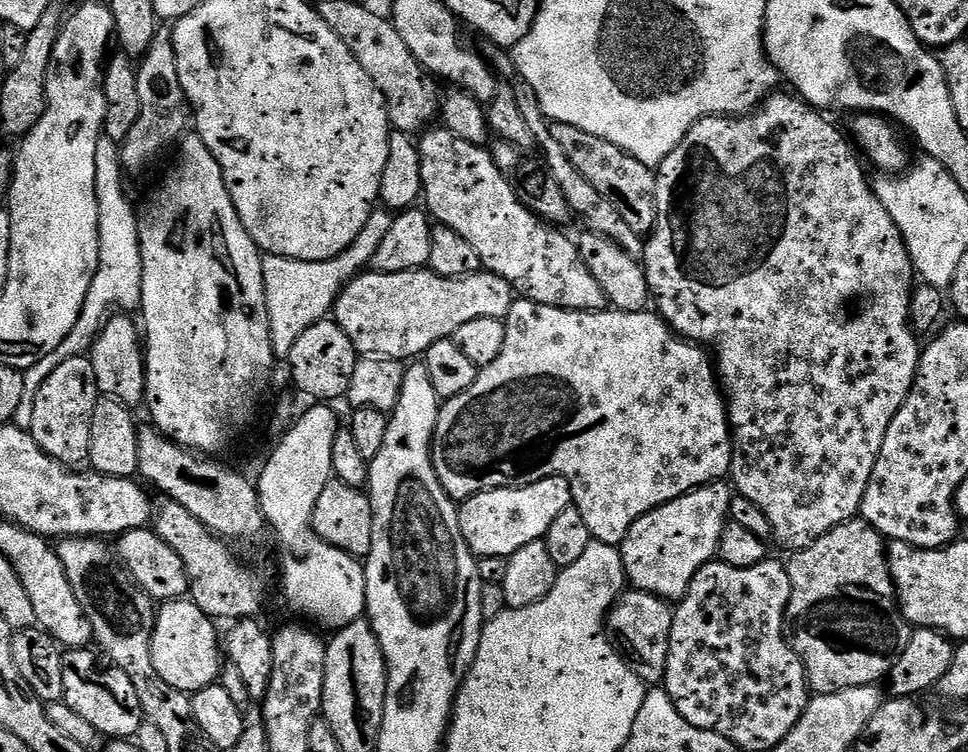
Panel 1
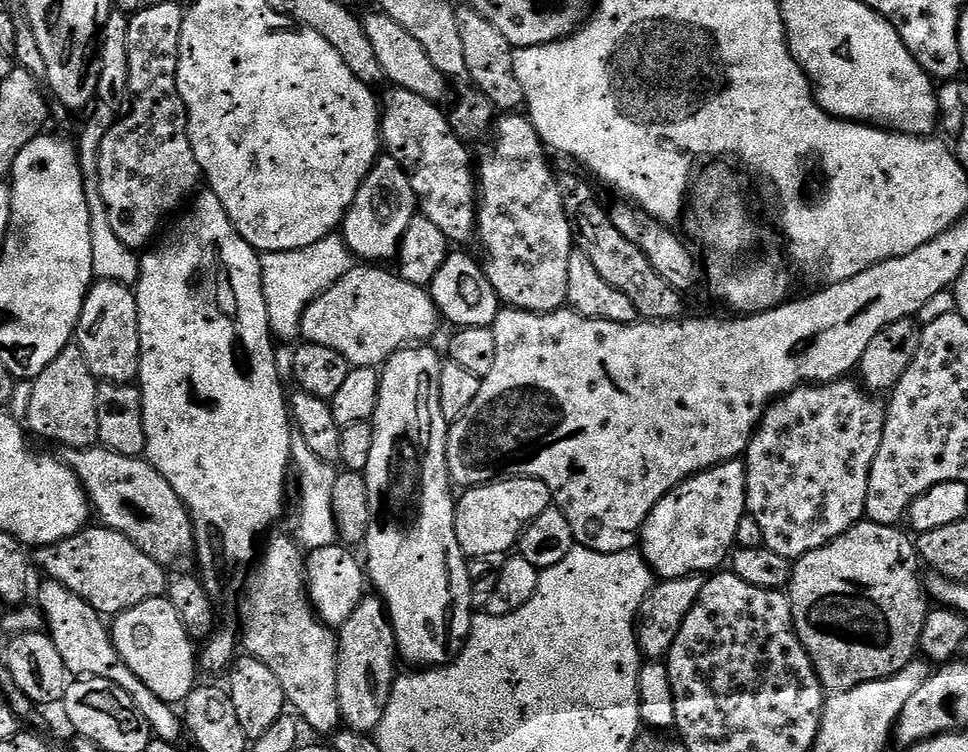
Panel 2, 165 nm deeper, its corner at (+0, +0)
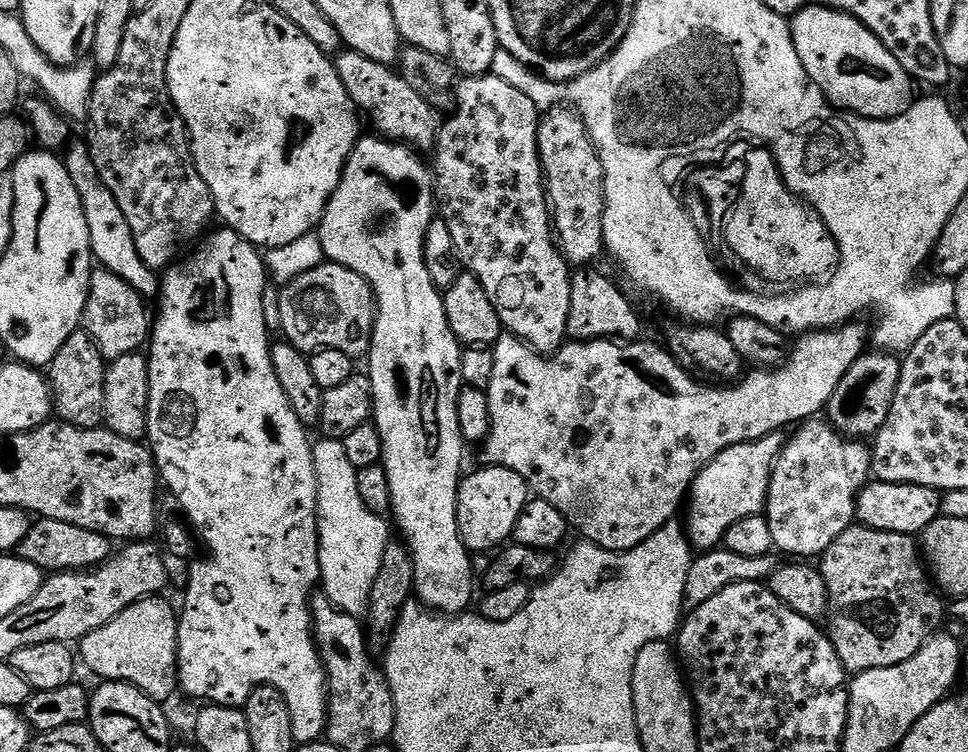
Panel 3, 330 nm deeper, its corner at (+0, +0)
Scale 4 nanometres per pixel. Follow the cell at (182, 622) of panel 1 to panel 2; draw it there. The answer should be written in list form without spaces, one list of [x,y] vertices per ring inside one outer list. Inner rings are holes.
[[[147,600],[134,606],[111,621],[110,631],[120,663],[130,666],[130,670],[134,670],[134,674],[138,674],[138,678],[146,682],[146,686],[150,686],[150,690],[154,690],[162,702],[173,706],[183,705],[198,684],[198,648],[170,600]]]

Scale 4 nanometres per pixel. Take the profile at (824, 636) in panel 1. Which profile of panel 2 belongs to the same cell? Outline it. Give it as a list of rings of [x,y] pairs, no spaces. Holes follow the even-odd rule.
[[[867,518],[861,520],[859,524],[855,524],[850,530],[846,530],[846,534],[842,534],[837,540],[832,540],[818,550],[810,550],[810,554],[800,557],[792,564],[792,579],[788,581],[786,589],[786,595],[792,606],[792,624],[796,628],[797,638],[802,642],[809,658],[812,659],[812,665],[825,693],[835,694],[854,690],[854,686],[862,686],[866,682],[885,680],[896,676],[898,670],[902,670],[911,660],[917,659],[922,638],[922,626],[926,626],[926,618],[930,611],[930,597],[922,576],[920,580],[920,568],[922,569],[922,561],[916,551],[916,541],[903,527],[875,524],[873,520]]]

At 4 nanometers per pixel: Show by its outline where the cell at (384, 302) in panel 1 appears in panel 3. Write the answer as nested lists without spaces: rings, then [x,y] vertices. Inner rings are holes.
[[[325,262],[314,270],[306,270],[289,284],[283,285],[280,291],[280,328],[284,331],[283,339],[301,348],[304,353],[311,354],[320,348],[342,350],[342,354],[353,358],[364,358],[372,344],[372,327],[376,321],[376,298],[372,295],[372,287],[368,279],[354,270],[341,264]]]

